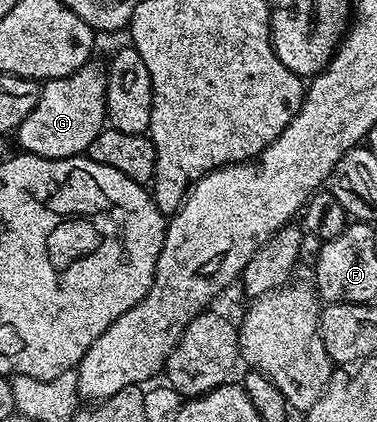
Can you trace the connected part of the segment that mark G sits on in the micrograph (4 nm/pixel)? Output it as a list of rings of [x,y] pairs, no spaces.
[[[98,61],[81,65],[81,69],[64,79],[46,80],[39,92],[37,105],[17,128],[19,143],[23,146],[20,148],[28,155],[46,159],[68,159],[74,155],[83,155],[89,145],[93,145],[93,137],[105,130],[106,84],[107,68]]]

